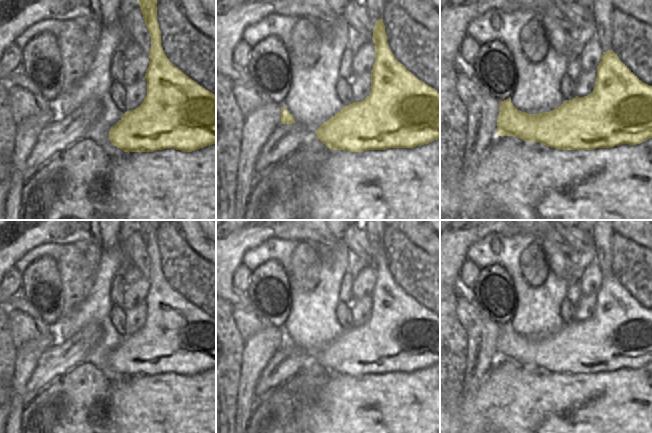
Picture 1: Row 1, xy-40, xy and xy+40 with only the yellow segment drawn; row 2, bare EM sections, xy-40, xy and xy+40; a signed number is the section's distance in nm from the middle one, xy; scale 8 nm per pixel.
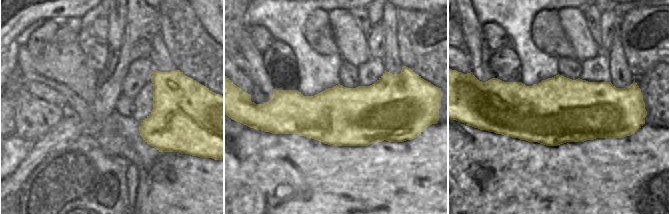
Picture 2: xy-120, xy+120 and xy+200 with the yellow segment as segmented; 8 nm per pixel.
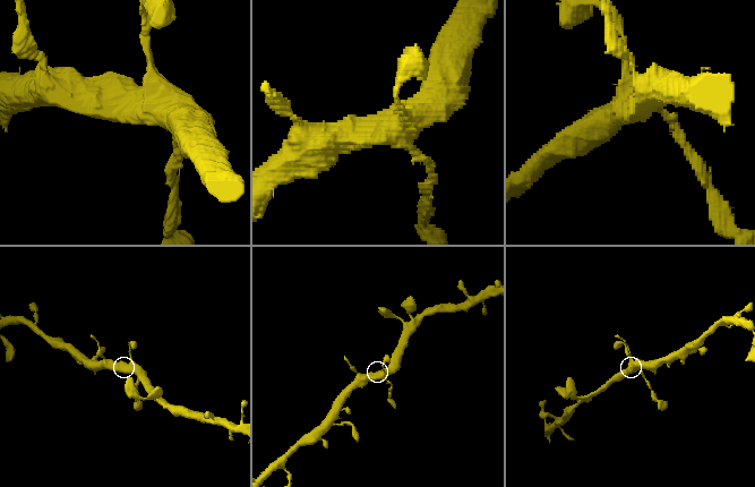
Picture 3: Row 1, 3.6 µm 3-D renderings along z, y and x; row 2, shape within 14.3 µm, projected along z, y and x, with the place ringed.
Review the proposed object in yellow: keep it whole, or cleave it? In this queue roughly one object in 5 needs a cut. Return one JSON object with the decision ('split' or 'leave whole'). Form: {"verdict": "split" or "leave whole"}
{"verdict": "leave whole"}

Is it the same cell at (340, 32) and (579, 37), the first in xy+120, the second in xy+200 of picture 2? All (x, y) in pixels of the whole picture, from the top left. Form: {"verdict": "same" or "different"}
{"verdict": "same"}

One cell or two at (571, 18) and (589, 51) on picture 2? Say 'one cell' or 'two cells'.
one cell

